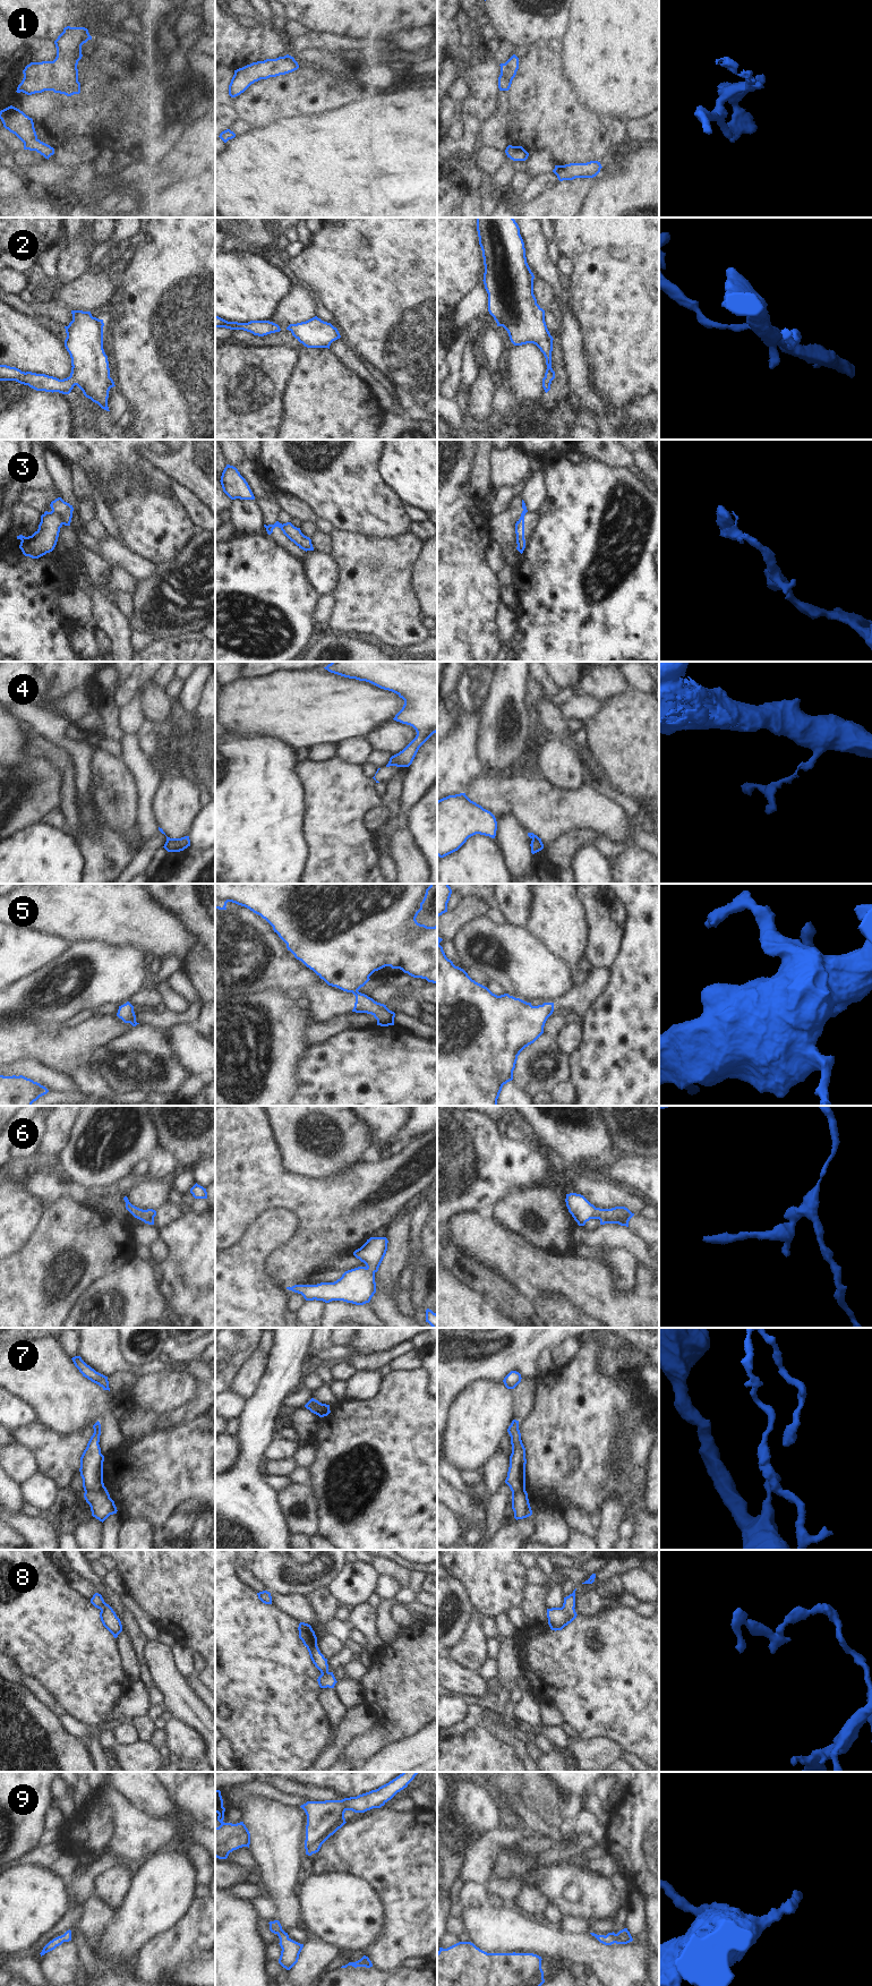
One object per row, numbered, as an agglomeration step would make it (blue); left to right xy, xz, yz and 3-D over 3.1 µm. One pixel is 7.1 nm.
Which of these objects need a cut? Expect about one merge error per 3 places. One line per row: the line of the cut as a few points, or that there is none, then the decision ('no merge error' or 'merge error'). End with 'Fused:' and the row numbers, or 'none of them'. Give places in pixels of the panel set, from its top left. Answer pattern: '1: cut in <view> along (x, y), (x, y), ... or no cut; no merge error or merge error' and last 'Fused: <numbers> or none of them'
1: no cut; no merge error
2: no cut; no merge error
3: cut in xy along (44, 513), (57, 513), (62, 523); merge error
4: cut in yz along (532, 838), (537, 838), (540, 842); merge error
5: cut in xz along (357, 990), (352, 992); merge error
6: no cut; no merge error
7: cut in xy along (103, 1485), (99, 1490), (85, 1492); merge error
8: no cut; no merge error
9: no cut; no merge error
Fused: 3, 4, 5, 7

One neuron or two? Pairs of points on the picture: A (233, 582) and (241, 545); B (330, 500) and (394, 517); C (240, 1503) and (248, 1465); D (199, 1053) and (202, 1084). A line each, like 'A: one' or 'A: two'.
A: one
B: one
C: one
D: two

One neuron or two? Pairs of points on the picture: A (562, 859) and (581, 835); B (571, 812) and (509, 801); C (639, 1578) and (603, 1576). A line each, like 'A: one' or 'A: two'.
A: one
B: one
C: two

